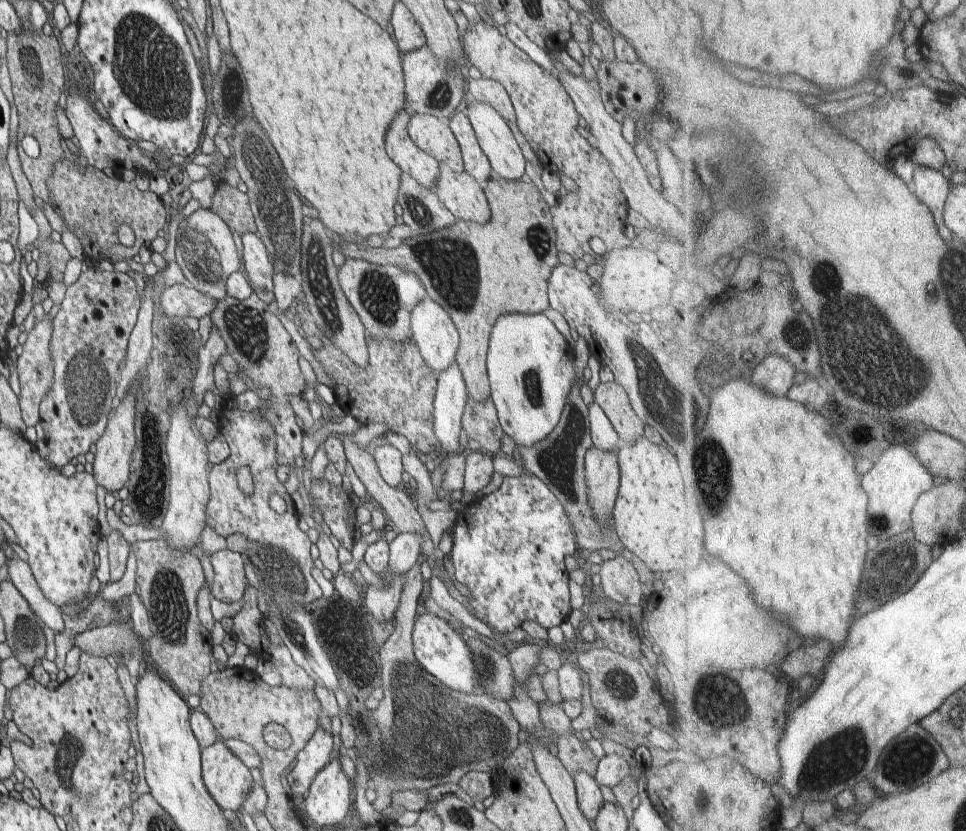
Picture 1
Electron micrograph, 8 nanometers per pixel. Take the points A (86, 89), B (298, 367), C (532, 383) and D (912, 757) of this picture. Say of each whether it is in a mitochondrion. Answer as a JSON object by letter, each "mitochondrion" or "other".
{"A":"other","B":"other","C":"mitochondrion","D":"mitochondrion"}

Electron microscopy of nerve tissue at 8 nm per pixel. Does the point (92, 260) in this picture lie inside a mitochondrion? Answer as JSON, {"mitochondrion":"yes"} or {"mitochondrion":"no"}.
{"mitochondrion":"no"}

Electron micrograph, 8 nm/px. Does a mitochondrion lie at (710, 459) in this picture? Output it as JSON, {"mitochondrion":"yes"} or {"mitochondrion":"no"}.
{"mitochondrion":"yes"}

